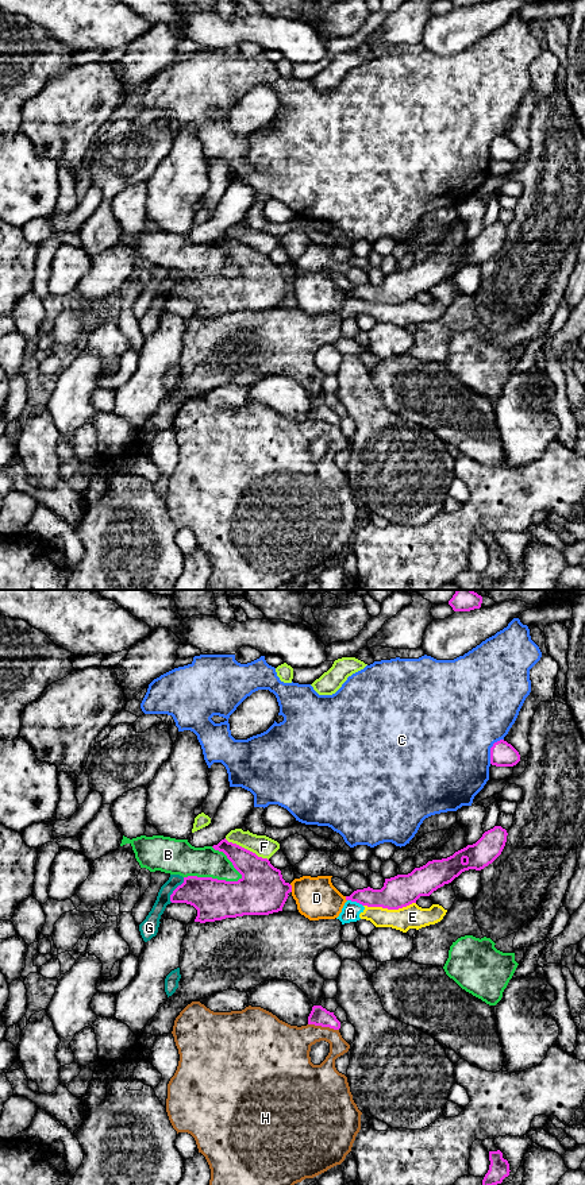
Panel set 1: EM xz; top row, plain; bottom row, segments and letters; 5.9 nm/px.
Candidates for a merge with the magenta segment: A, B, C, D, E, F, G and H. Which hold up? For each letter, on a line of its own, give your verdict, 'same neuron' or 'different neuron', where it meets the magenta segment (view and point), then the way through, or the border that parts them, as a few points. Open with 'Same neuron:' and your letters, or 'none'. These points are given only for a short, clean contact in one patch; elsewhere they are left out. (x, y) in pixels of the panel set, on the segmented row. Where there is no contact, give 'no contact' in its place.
Same neuron: none
A: different neuron | xz (355, 900)
B: different neuron | xz (212, 879)
C: different neuron | xz (491, 749)
D: different neuron | xz (291, 888)
E: different neuron | xz (389, 908)
F: different neuron | xz (246, 849)
G: different neuron | xz (174, 890) | along xz (184, 877), (170, 895), (170, 902)
H: different neuron | xz (323, 1026)

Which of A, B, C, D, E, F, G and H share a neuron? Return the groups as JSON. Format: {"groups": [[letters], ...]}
{"groups": [["A", "E", "G"], ["B"], ["C"], ["D"], ["F"], ["H"]]}

